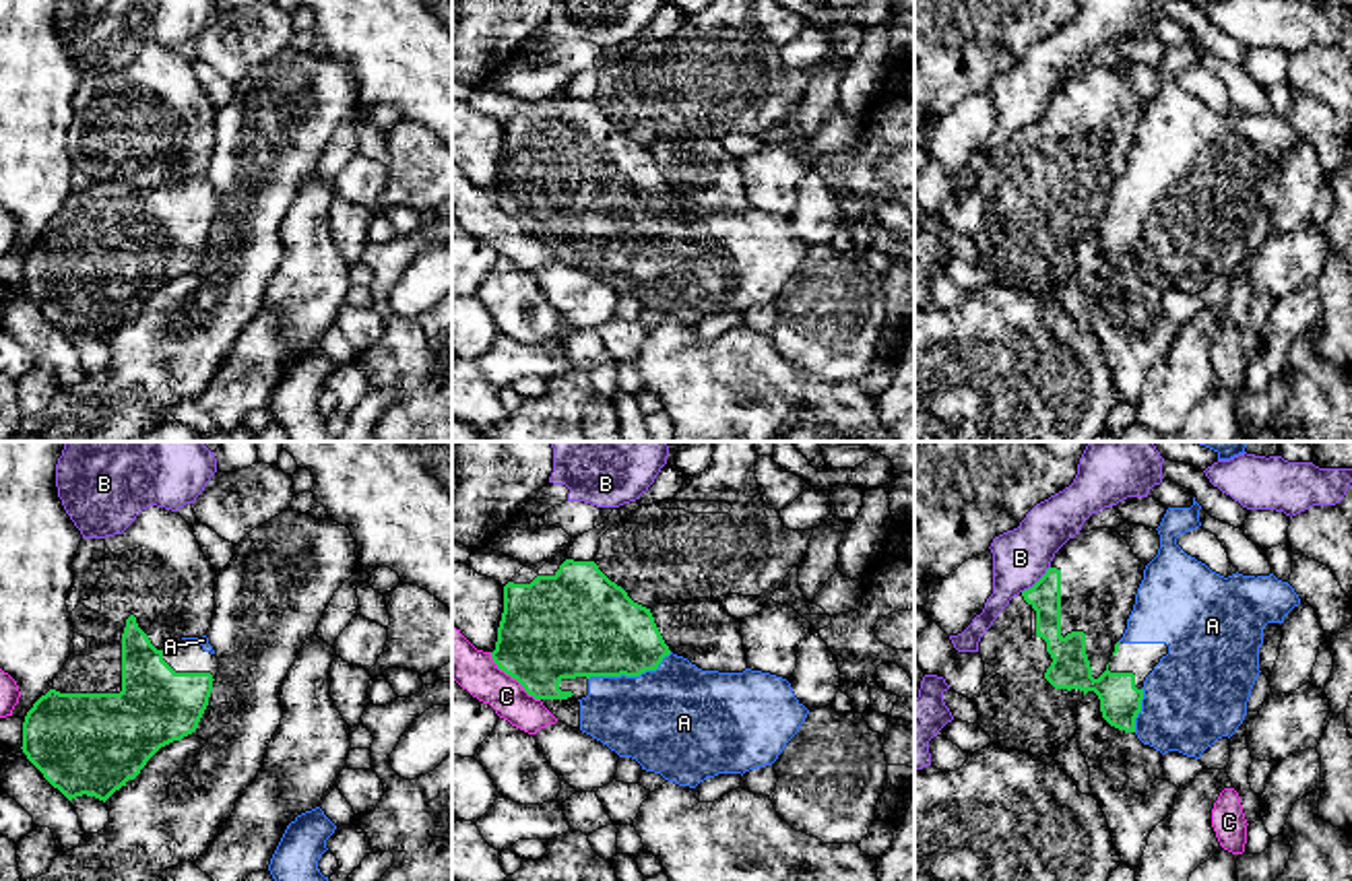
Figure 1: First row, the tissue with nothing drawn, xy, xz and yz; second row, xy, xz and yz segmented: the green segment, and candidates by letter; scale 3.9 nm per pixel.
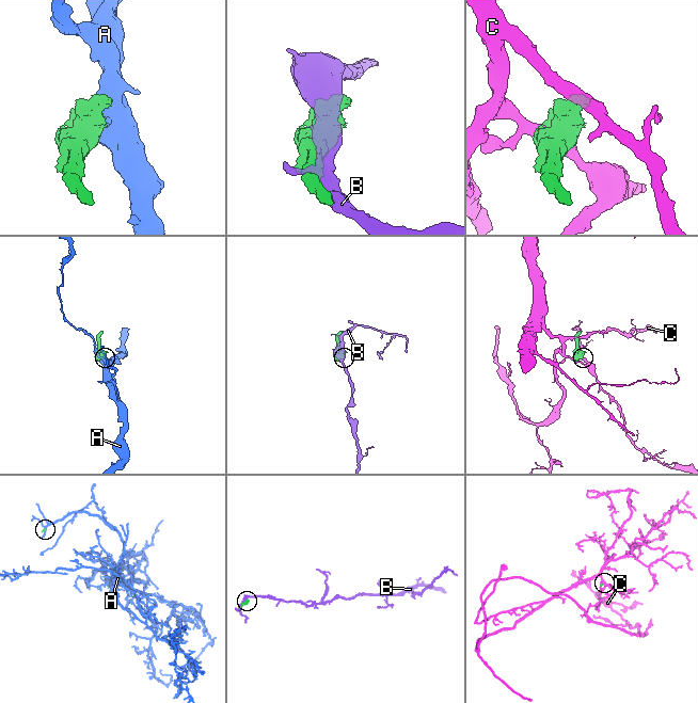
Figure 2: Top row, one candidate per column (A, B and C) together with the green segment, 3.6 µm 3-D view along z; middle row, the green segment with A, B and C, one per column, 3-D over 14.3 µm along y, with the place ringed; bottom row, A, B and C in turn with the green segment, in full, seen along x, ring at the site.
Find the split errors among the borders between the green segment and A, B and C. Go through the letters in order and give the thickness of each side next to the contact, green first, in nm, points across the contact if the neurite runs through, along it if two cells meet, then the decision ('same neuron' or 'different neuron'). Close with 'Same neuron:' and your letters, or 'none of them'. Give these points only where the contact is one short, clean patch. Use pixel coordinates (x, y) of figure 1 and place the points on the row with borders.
A: 380 nm thick on the green side, 440 nm on the other; same neuron
B: 130 nm thick on the green side, 220 nm on the other; different neuron
C: 400 nm thick on the green side, 180 nm on the other; different neuron
Same neuron: A

